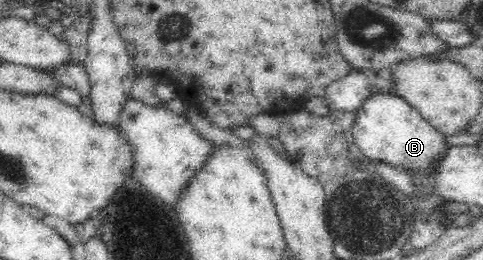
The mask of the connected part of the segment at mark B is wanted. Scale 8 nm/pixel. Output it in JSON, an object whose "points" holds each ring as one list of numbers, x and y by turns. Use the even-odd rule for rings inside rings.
{"points":[[371,89,359,109,355,110,351,135,364,157,422,175,433,171,431,165,441,157,443,149,448,145,443,134,423,119,401,96,378,89]]}

